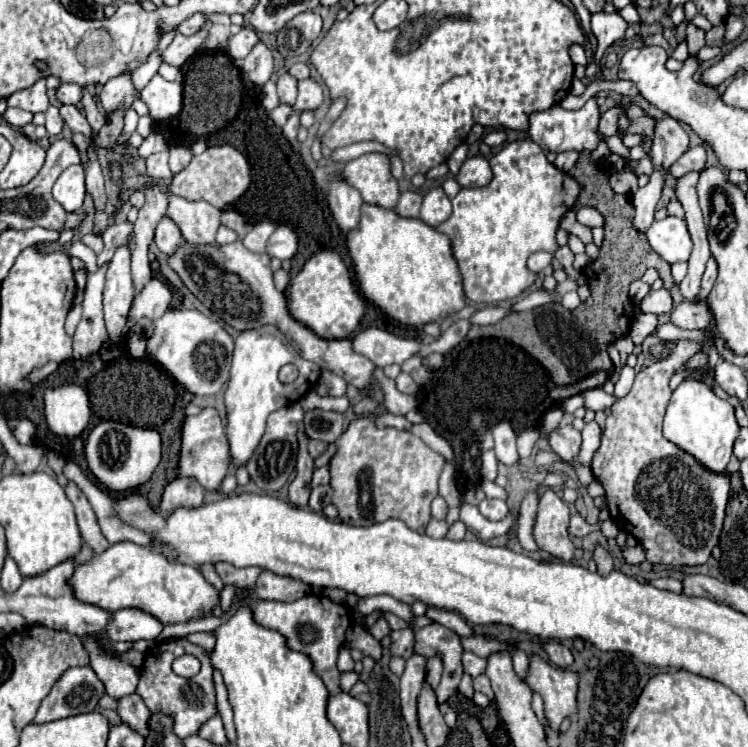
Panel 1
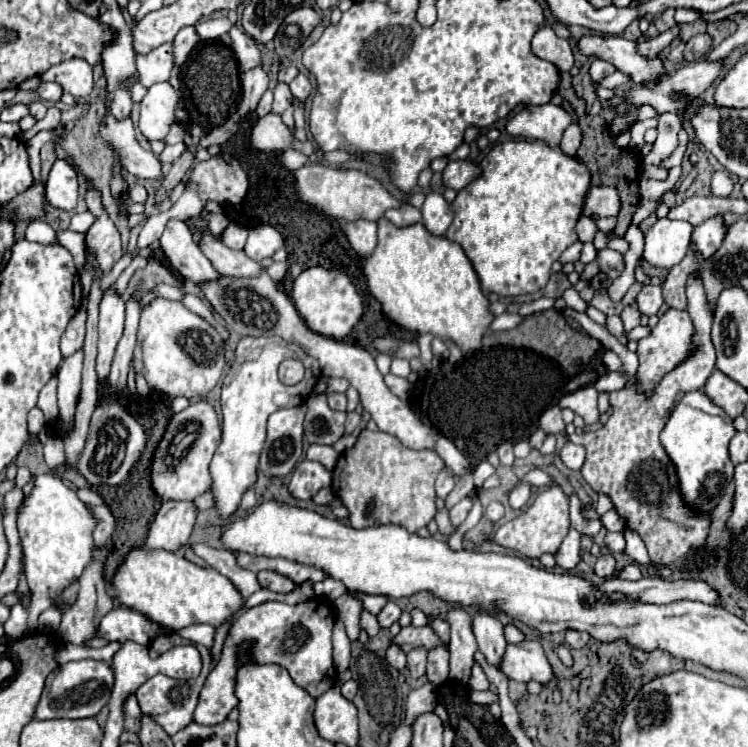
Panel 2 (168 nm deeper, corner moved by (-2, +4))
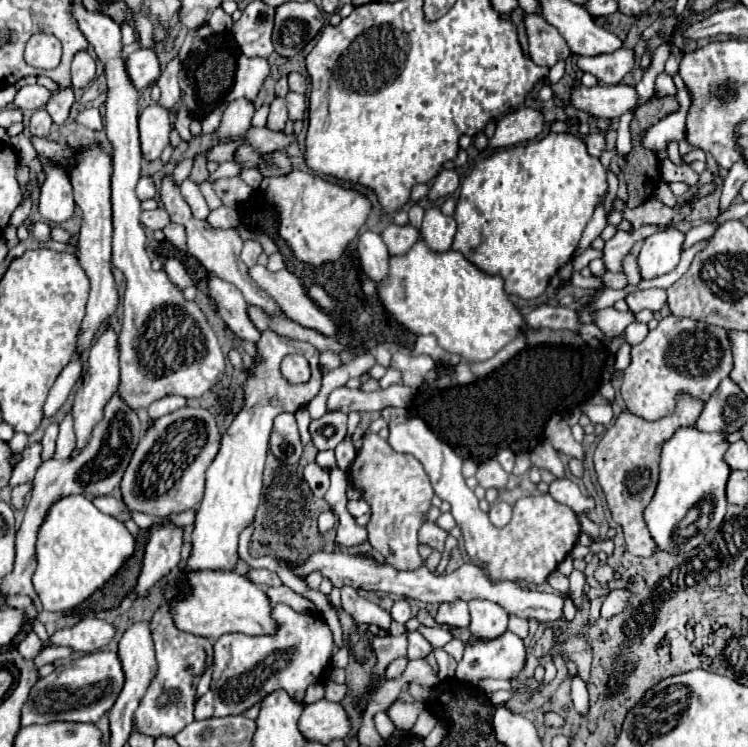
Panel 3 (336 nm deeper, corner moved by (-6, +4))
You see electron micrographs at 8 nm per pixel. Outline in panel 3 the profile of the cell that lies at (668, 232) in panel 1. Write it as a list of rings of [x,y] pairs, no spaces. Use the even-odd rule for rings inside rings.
[[[670,228],[646,238],[638,256],[642,278],[654,278],[674,270],[676,264],[680,262],[684,240],[686,240],[686,234],[676,228]]]

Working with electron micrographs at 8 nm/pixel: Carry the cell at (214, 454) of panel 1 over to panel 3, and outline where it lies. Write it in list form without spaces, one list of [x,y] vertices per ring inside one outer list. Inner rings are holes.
[[[186,406],[154,420],[140,440],[120,484],[126,506],[158,518],[196,508],[204,496],[204,472],[216,458],[218,448],[220,432],[216,418],[206,408]]]

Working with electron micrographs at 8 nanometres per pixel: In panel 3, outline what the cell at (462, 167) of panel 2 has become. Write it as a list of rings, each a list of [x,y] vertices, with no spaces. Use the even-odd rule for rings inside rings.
[[[442,170],[430,188],[430,198],[436,200],[438,196],[450,196],[458,188],[458,184],[460,184],[460,178],[456,170]]]

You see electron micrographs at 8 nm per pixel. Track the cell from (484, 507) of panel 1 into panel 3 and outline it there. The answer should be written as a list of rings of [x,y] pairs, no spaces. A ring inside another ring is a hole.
[[[494,502],[488,510],[488,516],[490,516],[490,522],[498,528],[504,528],[508,522],[510,522],[510,516],[512,516],[512,506],[508,502]]]

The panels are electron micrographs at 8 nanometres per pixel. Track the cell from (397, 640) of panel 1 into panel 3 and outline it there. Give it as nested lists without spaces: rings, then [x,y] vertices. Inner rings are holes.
[[[396,658],[388,668],[386,668],[386,678],[398,678],[404,670],[406,670],[406,664],[408,664],[408,658]]]

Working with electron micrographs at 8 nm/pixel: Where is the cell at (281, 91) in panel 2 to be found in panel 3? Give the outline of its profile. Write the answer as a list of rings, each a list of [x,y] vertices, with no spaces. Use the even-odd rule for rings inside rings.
[[[276,98],[270,104],[270,114],[268,114],[268,128],[270,130],[284,130],[284,124],[288,120],[288,108],[286,108],[286,98]]]

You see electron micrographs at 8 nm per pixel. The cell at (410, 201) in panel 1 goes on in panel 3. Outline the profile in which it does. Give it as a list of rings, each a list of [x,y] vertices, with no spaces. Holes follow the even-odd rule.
[[[388,224],[382,232],[382,238],[390,250],[390,254],[402,254],[408,252],[412,248],[412,244],[418,240],[418,228],[414,228],[412,224]]]

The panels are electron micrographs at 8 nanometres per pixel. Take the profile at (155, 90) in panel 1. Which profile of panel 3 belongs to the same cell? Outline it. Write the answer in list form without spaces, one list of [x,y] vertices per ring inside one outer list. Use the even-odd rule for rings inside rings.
[[[152,104],[140,112],[140,146],[146,160],[160,158],[162,150],[170,144],[170,116],[162,104]]]

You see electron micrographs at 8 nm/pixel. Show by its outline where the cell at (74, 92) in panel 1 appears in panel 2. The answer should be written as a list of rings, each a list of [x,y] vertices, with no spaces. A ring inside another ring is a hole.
[[[54,82],[40,84],[40,86],[36,88],[36,94],[38,94],[40,100],[50,102],[50,104],[56,104],[56,102],[60,100],[60,96],[62,96],[62,86],[58,86],[58,84],[54,84]]]

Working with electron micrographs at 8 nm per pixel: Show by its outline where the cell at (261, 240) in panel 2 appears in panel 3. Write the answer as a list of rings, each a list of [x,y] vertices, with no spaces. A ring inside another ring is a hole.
[[[246,240],[242,248],[242,260],[246,266],[254,266],[258,256],[262,254],[262,244],[258,240]]]

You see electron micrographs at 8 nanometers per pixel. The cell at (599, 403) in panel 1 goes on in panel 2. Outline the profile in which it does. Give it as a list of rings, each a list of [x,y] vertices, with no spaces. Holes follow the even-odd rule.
[[[586,386],[586,388],[580,388],[578,392],[572,392],[570,396],[564,396],[558,402],[558,406],[560,408],[570,408],[574,414],[578,414],[578,416],[584,418],[586,426],[590,426],[590,424],[598,422],[596,400],[598,400],[596,388],[594,386]]]

